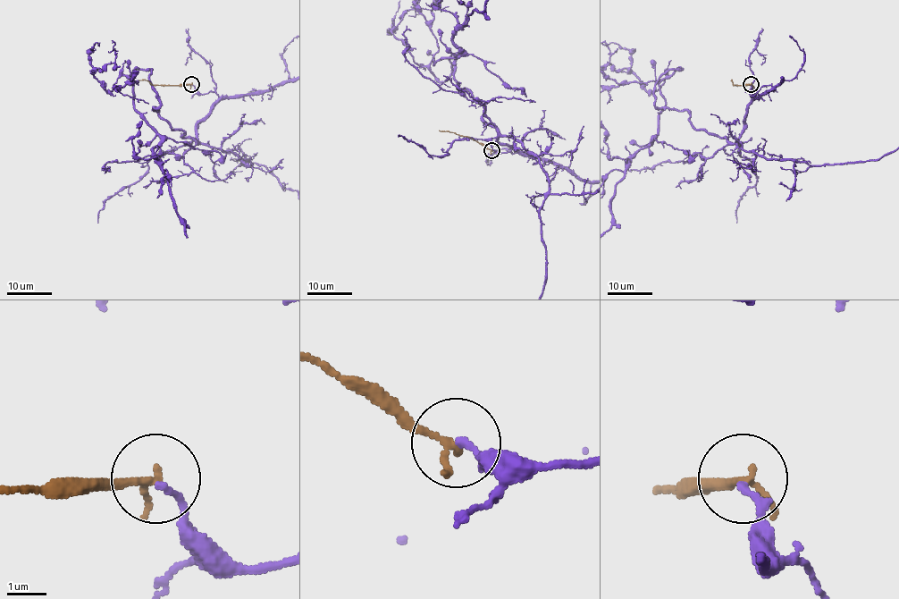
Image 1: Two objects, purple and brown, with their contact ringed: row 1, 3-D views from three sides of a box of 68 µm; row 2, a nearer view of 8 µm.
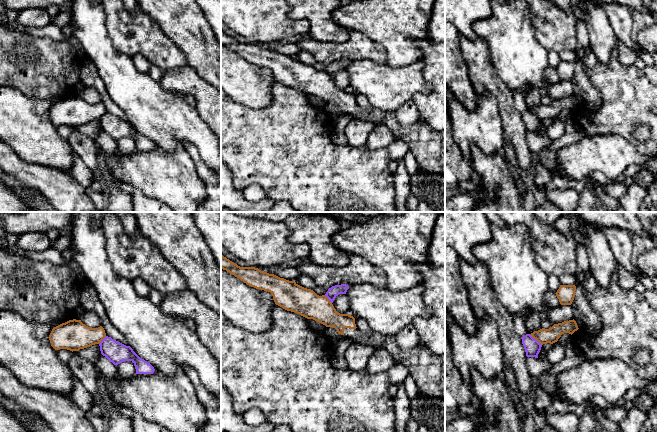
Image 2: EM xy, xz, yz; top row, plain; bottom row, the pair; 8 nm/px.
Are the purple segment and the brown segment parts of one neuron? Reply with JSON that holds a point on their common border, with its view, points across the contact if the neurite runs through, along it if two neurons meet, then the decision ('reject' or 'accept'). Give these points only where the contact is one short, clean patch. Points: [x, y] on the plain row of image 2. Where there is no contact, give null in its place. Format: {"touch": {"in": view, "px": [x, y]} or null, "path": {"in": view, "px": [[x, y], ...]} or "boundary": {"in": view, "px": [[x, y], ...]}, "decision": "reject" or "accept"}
{"touch": {"in": "yz", "px": [535, 115]}, "boundary": {"in": "yz", "px": [[529, 110], [542, 120]]}, "decision": "reject"}

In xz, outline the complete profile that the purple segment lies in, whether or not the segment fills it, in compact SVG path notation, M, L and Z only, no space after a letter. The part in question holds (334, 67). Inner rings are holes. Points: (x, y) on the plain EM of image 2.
M346 60L335 61L328 65L325 72L330 76L331 79L333 79L339 70L346 70L348 65L349 62Z

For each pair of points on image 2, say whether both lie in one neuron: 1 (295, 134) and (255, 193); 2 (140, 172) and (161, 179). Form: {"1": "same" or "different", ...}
{"1": "different", "2": "same"}

